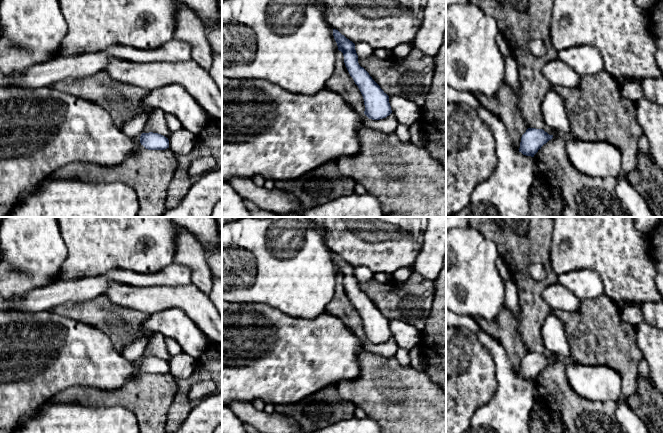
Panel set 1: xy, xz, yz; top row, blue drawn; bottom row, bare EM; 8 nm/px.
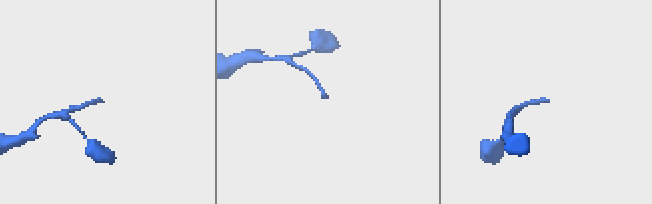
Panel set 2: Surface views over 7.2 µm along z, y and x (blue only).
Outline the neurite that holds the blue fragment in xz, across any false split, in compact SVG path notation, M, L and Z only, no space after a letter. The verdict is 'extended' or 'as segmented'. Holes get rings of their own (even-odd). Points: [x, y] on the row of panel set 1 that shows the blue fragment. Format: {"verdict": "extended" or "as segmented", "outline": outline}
{"verdict": "extended", "outline": "M333 29L333 36L338 50L343 53L345 66L363 96L364 113L352 110L339 94L327 89L315 95L300 95L262 79L222 77L222 181L228 182L232 177L252 179L256 175L265 180L292 180L325 163L352 157L360 148L359 126L365 125L368 119L380 120L392 113L389 96L359 65L355 44L336 29Z"}

